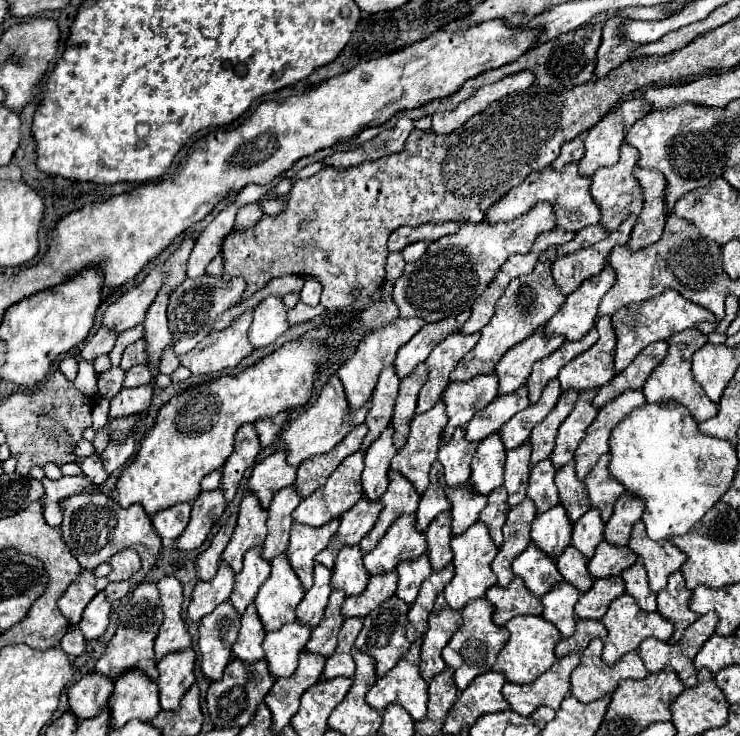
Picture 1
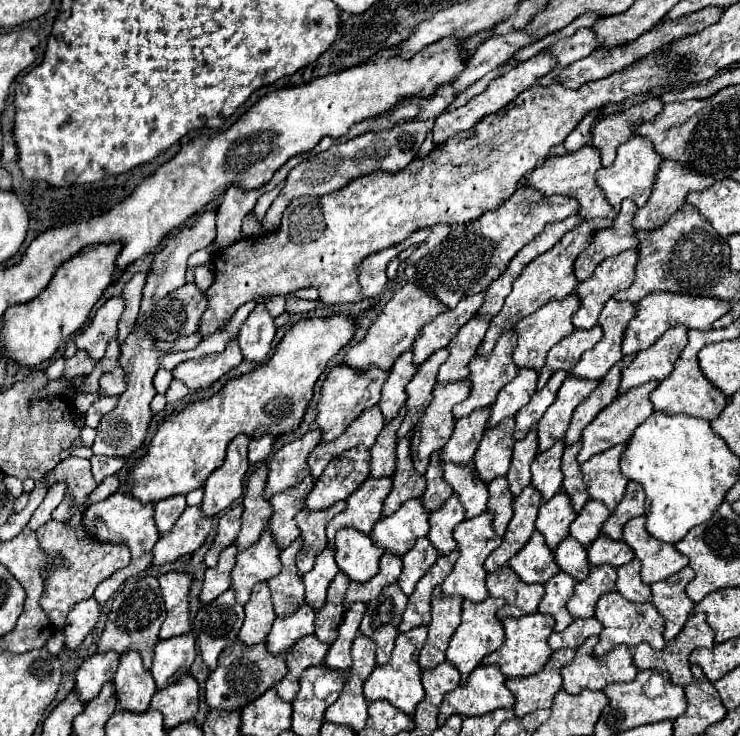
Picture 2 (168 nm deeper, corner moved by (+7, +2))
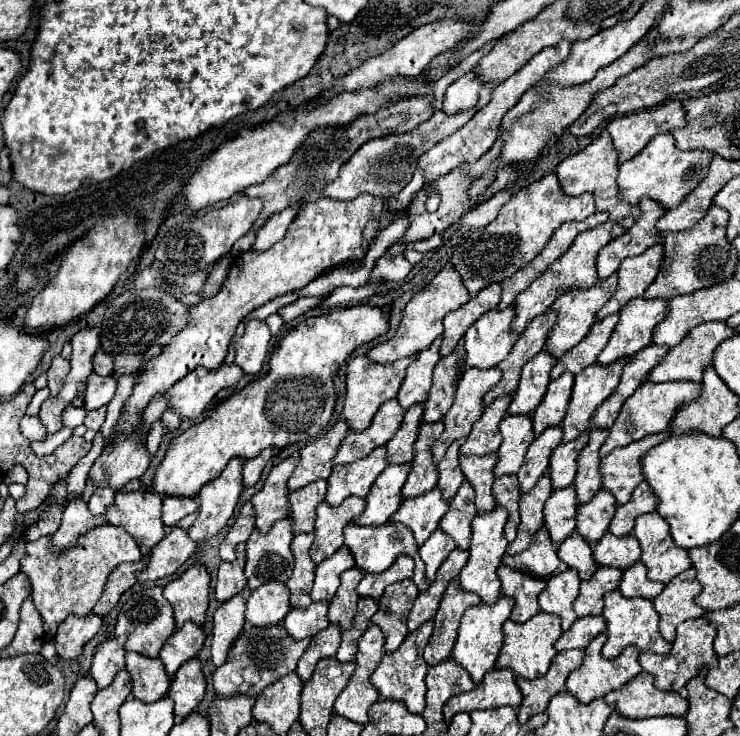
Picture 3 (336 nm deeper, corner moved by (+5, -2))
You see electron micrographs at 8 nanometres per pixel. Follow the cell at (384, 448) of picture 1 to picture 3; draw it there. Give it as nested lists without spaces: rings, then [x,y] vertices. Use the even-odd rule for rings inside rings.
[[[415,404],[405,412],[405,418],[399,430],[393,434],[387,448],[387,462],[389,464],[409,464],[413,458],[413,442],[417,438],[417,430],[421,424],[423,404]]]

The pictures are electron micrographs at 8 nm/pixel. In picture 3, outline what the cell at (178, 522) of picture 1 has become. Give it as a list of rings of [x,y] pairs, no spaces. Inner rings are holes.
[[[165,496],[163,498],[163,524],[167,528],[177,526],[181,518],[191,514],[199,508],[197,498],[177,498],[177,496]]]

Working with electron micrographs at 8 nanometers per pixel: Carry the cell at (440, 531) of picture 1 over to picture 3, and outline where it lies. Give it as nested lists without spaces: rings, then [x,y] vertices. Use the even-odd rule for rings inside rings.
[[[463,482],[455,498],[449,500],[449,510],[441,518],[439,530],[451,536],[457,548],[467,550],[469,538],[471,538],[471,522],[475,516],[477,516],[477,510],[473,506],[473,488],[467,482]]]

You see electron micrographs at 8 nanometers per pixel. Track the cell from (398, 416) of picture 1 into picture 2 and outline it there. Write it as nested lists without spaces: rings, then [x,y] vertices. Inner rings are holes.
[[[447,348],[437,350],[429,360],[425,360],[419,366],[419,372],[413,376],[413,380],[407,386],[407,416],[399,428],[399,438],[407,436],[413,426],[419,422],[419,418],[423,416],[423,410],[427,410],[427,406],[431,404],[433,398],[433,388],[437,384],[437,370],[439,366],[447,360]]]

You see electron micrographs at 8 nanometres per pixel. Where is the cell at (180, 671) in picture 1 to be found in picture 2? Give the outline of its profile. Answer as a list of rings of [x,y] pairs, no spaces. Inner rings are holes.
[[[183,634],[169,640],[159,640],[155,646],[155,660],[151,674],[157,682],[157,688],[173,684],[183,674],[189,672],[195,660],[195,636]]]

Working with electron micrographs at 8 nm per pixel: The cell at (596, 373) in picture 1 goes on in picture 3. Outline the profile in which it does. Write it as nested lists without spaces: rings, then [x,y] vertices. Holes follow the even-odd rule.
[[[635,298],[619,310],[619,322],[603,348],[597,356],[597,364],[609,366],[619,358],[633,356],[637,350],[651,344],[651,332],[661,318],[667,314],[665,300],[643,300]]]

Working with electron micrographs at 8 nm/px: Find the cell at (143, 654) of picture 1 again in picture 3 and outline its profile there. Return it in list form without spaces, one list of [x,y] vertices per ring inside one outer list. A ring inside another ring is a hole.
[[[149,586],[149,588],[139,588],[133,590],[133,594],[125,600],[125,604],[119,608],[119,618],[115,624],[115,632],[113,638],[119,636],[127,636],[125,642],[125,650],[133,650],[139,652],[143,656],[149,658],[157,658],[161,646],[165,644],[165,640],[175,632],[175,622],[173,622],[173,610],[169,606],[169,602],[163,596],[163,590],[159,586]]]

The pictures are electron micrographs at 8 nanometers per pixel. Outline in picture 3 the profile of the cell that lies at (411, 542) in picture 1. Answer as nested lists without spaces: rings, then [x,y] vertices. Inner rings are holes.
[[[433,488],[427,494],[405,500],[391,516],[391,522],[407,526],[413,532],[417,546],[421,546],[429,538],[429,534],[437,530],[439,520],[443,518],[447,508],[449,504],[447,500],[443,500],[441,490]]]

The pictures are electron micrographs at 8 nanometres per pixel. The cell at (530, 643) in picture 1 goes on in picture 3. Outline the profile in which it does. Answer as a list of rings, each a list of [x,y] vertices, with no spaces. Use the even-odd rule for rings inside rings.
[[[539,612],[537,616],[533,616],[525,624],[517,624],[513,620],[507,620],[503,626],[503,632],[505,632],[505,644],[503,644],[501,654],[495,662],[497,668],[509,668],[521,678],[539,678],[549,670],[553,656],[557,654],[553,644],[561,636],[561,622],[555,614]]]

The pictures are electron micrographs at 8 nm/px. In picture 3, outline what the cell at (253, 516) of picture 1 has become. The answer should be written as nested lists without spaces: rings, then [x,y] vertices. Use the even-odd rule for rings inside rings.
[[[297,454],[273,466],[263,488],[251,498],[253,510],[255,510],[255,528],[261,534],[265,534],[277,520],[283,520],[289,516],[287,480],[295,470],[295,462],[297,462]]]

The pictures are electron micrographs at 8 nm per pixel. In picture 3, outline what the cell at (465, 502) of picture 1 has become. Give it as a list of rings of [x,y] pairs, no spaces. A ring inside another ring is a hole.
[[[485,454],[481,458],[465,458],[459,456],[459,466],[465,480],[475,490],[475,506],[479,514],[491,512],[495,508],[495,498],[491,494],[493,486],[493,462],[497,462],[497,454]]]

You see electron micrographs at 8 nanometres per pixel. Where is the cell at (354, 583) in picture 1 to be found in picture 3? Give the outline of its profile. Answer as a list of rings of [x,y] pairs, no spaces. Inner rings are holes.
[[[349,524],[345,528],[345,546],[351,550],[353,558],[355,558],[355,566],[359,570],[365,570],[365,574],[381,574],[385,572],[399,556],[411,556],[415,561],[413,582],[423,592],[429,588],[429,584],[425,582],[425,566],[419,558],[417,552],[417,544],[413,542],[413,534],[409,534],[409,530],[405,530],[405,526],[393,526],[393,524],[383,524],[383,526],[357,526],[357,524]]]

